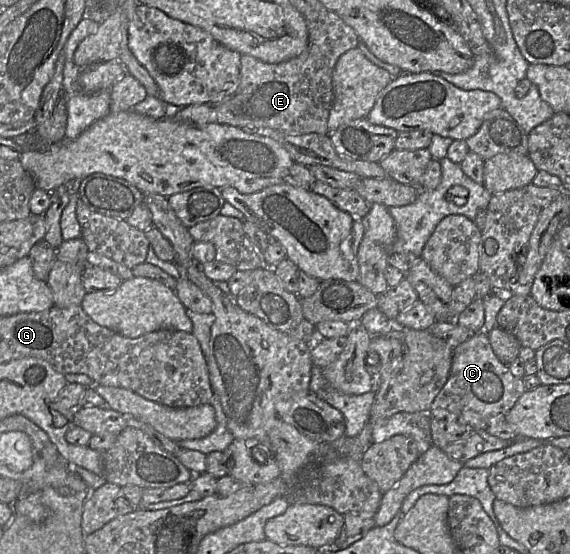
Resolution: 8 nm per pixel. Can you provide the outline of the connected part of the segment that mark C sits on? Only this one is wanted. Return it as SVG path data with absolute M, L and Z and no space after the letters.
M480 331L453 349L448 379L428 413L435 419L486 430L492 423L504 420L505 415L525 391L523 379L514 376L508 365L496 357L488 333Z

